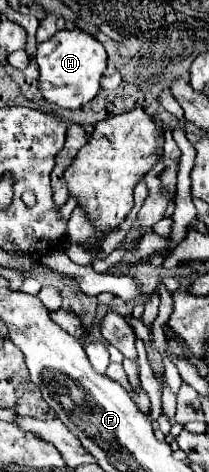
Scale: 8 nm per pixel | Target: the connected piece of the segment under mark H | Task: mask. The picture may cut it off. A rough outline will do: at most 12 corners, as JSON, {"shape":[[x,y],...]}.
{"shape":[[73,28],[37,46],[39,92],[79,108],[99,92],[107,54]]}

